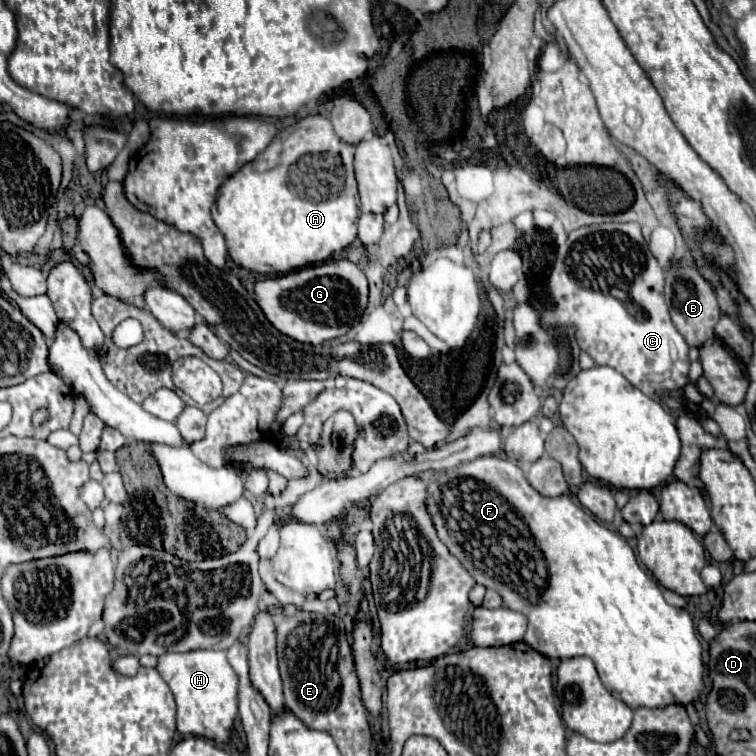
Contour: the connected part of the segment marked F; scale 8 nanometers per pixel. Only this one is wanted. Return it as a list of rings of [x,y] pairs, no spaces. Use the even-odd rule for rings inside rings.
[[[484,455],[484,457],[478,457],[476,461],[468,461],[464,465],[450,469],[450,471],[440,471],[434,477],[430,477],[426,505],[428,505],[428,513],[432,517],[432,523],[436,527],[440,541],[444,541],[444,545],[448,547],[448,551],[454,557],[458,557],[458,561],[464,565],[464,569],[468,569],[468,573],[474,577],[474,581],[484,585],[486,589],[494,589],[496,593],[500,593],[504,607],[508,607],[512,611],[520,611],[528,617],[528,629],[524,635],[524,643],[528,643],[532,649],[540,651],[542,655],[546,655],[550,659],[570,659],[570,657],[580,657],[580,655],[590,657],[594,661],[598,673],[600,673],[600,679],[604,681],[604,687],[614,697],[622,699],[632,709],[636,709],[636,707],[648,707],[648,709],[666,707],[670,703],[688,705],[688,703],[694,703],[698,699],[698,695],[704,687],[704,683],[702,683],[704,663],[702,663],[700,639],[696,635],[696,629],[694,629],[690,615],[684,609],[668,605],[662,597],[658,583],[638,565],[634,549],[622,539],[622,535],[614,529],[600,525],[592,515],[582,511],[582,507],[576,505],[570,495],[542,497],[528,483],[528,479],[524,477],[522,469],[516,463],[502,459],[498,455]]]

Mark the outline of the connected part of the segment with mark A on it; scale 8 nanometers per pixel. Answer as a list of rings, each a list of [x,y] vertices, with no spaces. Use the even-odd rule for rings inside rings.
[[[308,115],[284,129],[284,143],[278,135],[254,161],[224,181],[216,197],[218,215],[213,218],[224,233],[234,263],[254,273],[276,275],[322,263],[352,245],[358,235],[358,189],[352,159],[354,147],[336,137],[330,119]]]

